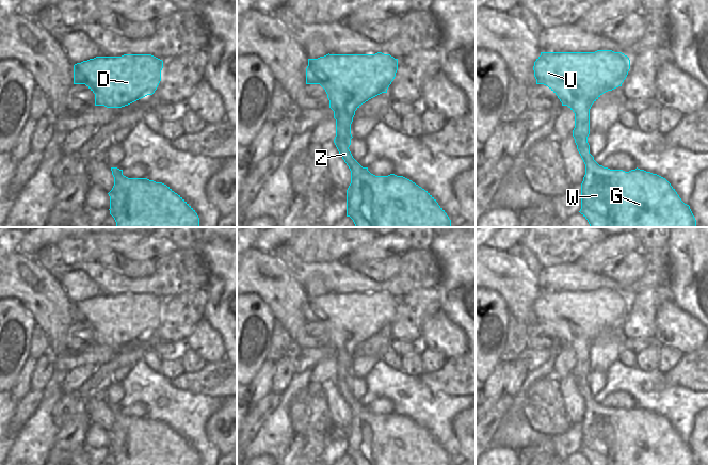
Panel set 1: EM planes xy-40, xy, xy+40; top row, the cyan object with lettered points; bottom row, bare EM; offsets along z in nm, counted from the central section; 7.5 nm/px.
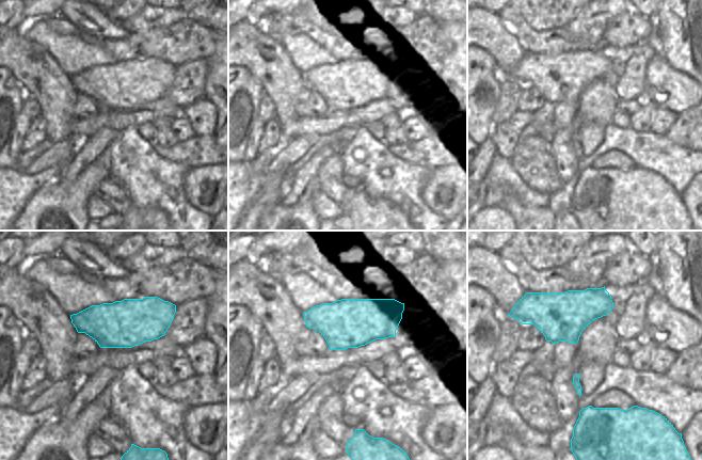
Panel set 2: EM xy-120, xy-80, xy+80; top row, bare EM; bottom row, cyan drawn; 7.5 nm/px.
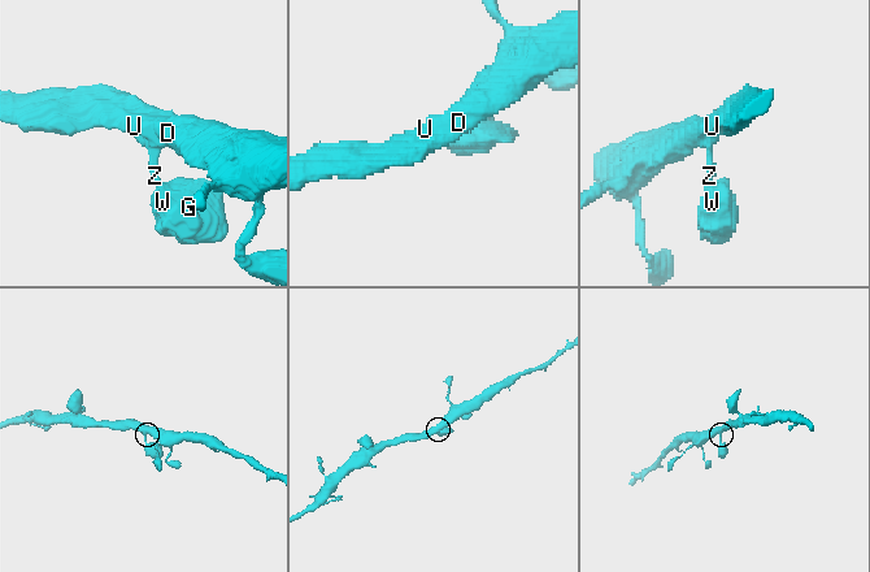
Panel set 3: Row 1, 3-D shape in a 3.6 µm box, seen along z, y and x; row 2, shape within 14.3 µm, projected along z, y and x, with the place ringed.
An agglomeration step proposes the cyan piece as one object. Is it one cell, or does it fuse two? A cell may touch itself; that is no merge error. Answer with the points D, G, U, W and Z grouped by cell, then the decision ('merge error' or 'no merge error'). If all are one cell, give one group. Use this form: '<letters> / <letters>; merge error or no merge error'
D G U W Z; no merge error

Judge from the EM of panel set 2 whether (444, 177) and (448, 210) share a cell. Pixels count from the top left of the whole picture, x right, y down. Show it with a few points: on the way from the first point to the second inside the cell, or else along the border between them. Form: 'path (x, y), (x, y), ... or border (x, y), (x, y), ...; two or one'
path (447, 186), (448, 202); one

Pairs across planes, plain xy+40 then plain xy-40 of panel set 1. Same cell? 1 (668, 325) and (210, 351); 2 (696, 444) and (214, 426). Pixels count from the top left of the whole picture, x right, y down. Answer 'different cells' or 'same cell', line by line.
1: same cell
2: same cell

